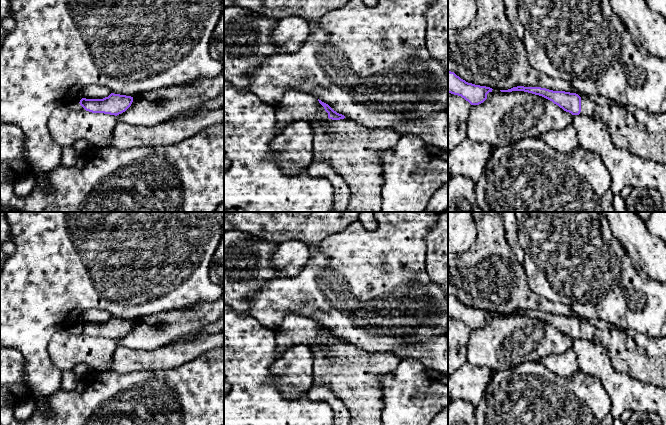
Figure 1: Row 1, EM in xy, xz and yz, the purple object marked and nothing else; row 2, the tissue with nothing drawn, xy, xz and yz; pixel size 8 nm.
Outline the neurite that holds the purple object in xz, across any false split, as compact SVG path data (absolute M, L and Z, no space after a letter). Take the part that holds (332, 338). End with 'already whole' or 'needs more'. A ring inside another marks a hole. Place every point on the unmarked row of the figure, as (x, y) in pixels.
M318 325L330 344L323 348L310 348L314 357L313 382L329 387L335 397L345 404L351 418L349 425L382 425L384 400L380 379L391 374L400 360L390 352L370 352L354 346L334 335L328 328Z; needs more

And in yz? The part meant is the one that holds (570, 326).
M517 310L501 316L524 315L542 320L572 339L583 339L603 346L613 369L641 382L666 388L666 355L651 357L625 331L597 328L576 317L541 311Z; needs more

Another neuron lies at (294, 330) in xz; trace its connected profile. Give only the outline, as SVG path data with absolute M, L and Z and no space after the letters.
M287 315L275 331L279 358L288 349L296 345L305 345L310 348L313 346L323 348L332 345L332 343L328 342L328 337L318 323L302 315Z

